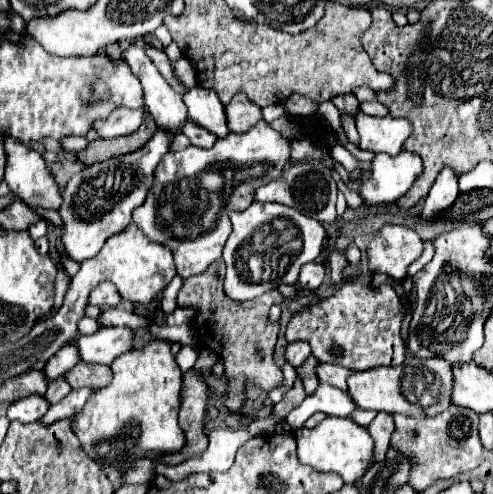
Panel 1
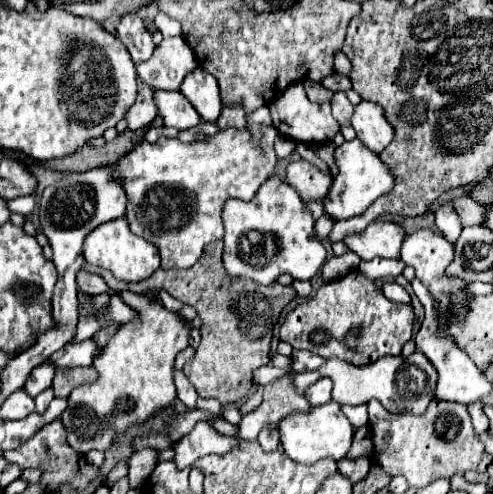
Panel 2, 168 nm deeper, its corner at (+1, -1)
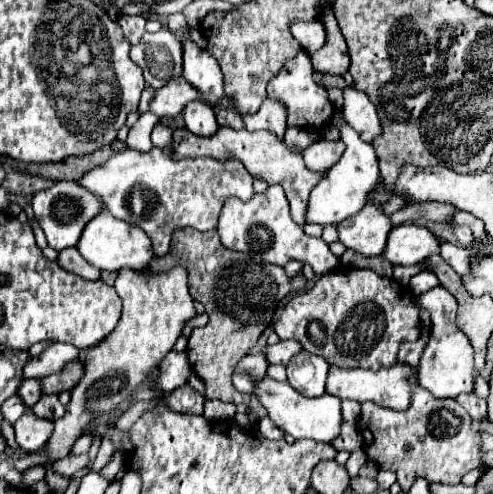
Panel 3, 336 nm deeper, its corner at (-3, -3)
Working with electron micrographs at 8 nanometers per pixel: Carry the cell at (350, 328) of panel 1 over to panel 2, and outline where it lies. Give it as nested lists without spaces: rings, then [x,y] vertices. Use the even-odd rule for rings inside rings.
[[[350,271],[348,275],[322,283],[322,287],[314,293],[312,299],[296,305],[280,325],[280,341],[290,343],[294,349],[308,349],[324,359],[338,357],[342,361],[348,361],[352,365],[368,365],[372,361],[378,361],[384,355],[400,355],[402,345],[412,337],[412,325],[414,325],[414,311],[412,305],[402,305],[386,299],[384,291],[376,281],[364,277],[360,271]]]

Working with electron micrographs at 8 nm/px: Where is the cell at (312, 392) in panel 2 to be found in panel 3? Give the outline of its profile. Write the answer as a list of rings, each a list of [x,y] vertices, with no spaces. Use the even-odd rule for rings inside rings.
[[[302,351],[288,363],[286,369],[288,369],[288,383],[302,395],[316,397],[326,393],[326,379],[330,365],[324,361],[324,357]]]

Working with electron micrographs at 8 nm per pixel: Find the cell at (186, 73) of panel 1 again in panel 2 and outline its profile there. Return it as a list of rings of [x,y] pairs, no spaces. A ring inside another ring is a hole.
[[[182,35],[164,37],[160,45],[154,47],[154,53],[148,61],[136,65],[136,73],[142,83],[154,89],[176,91],[184,77],[196,69],[198,61],[190,45]]]

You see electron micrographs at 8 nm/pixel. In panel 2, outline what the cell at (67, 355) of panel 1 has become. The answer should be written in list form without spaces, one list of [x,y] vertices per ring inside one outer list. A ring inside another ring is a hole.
[[[48,363],[38,365],[38,367],[30,373],[28,381],[24,383],[24,391],[26,391],[30,397],[36,397],[38,393],[42,393],[44,389],[50,387],[50,383],[52,383],[52,373],[54,373],[54,371],[56,371],[56,369],[52,369],[52,365],[48,365]]]

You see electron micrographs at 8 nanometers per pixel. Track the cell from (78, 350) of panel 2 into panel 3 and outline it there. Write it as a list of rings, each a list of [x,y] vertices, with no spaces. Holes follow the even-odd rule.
[[[52,343],[46,351],[42,351],[38,357],[34,357],[24,367],[24,379],[30,379],[30,377],[44,379],[56,371],[62,371],[64,363],[70,363],[76,359],[78,359],[76,347],[72,347],[68,343]]]

